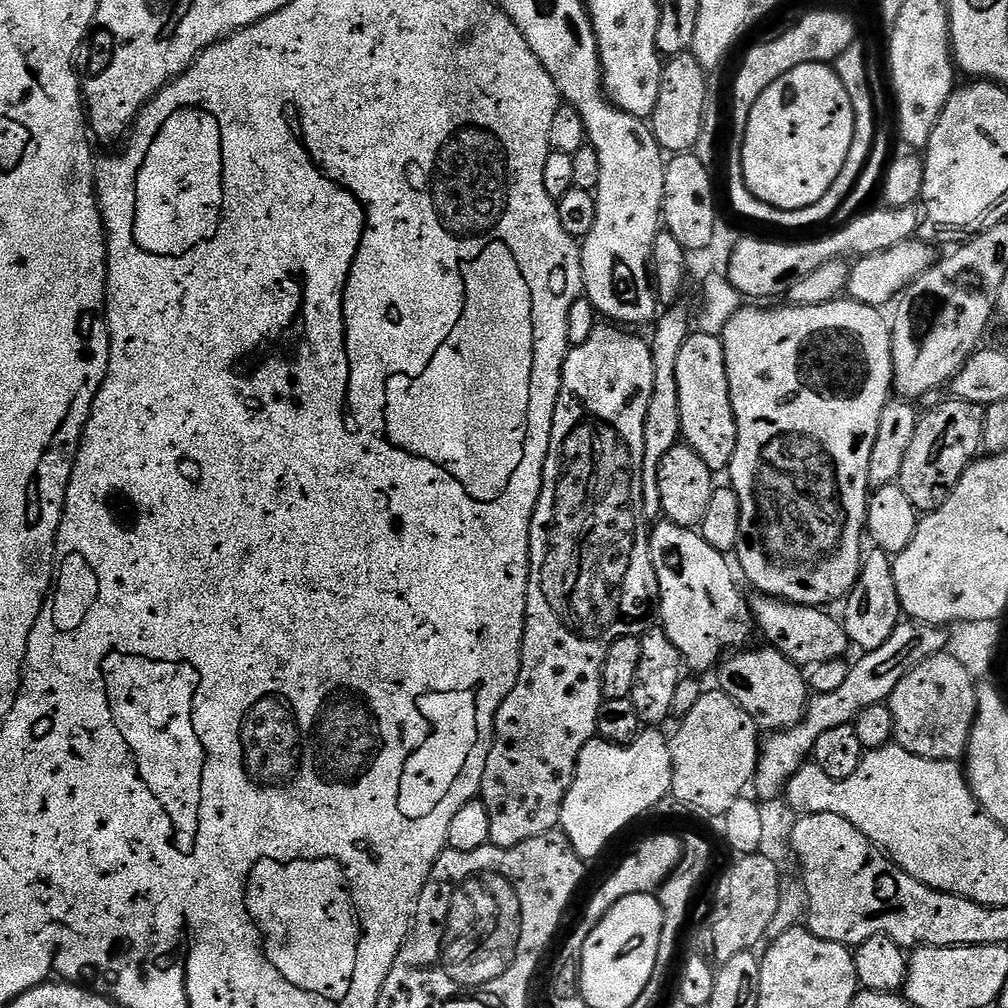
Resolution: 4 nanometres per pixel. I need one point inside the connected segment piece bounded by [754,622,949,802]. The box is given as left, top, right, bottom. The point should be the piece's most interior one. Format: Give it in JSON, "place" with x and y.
{"place":[871,681]}

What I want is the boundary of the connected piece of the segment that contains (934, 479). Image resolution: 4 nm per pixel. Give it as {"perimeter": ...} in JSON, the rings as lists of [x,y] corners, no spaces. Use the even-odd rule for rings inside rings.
{"perimeter":[[[948,398],[933,412],[919,417],[914,442],[910,442],[910,451],[906,453],[906,462],[902,462],[902,474],[898,481],[917,513],[927,514],[942,506],[969,464],[981,455],[985,411],[985,405]]]}

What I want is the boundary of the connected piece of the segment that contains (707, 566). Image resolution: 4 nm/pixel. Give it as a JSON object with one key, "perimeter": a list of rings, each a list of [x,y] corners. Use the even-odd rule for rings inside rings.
{"perimeter":[[[667,522],[651,529],[648,545],[660,587],[658,620],[666,638],[674,642],[685,669],[708,672],[713,667],[713,671],[726,654],[753,643],[752,609],[736,585],[737,573],[725,553],[716,552],[699,531]]]}

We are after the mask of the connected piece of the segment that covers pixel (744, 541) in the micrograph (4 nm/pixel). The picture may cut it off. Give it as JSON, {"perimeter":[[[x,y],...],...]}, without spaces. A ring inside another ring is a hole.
{"perimeter":[[[837,298],[837,299],[834,299],[834,300],[831,300],[831,301],[830,301],[830,302],[826,302],[826,303],[825,303],[825,304],[823,304],[823,305],[822,305],[822,306],[802,306],[802,305],[801,305],[801,304],[798,304],[798,305],[795,305],[795,306],[783,306],[783,307],[784,307],[784,308],[747,308],[747,306],[741,306],[741,307],[740,307],[740,308],[739,308],[739,309],[738,309],[738,310],[737,310],[737,312],[736,312],[736,313],[735,313],[735,314],[733,314],[733,317],[732,317],[732,318],[730,318],[730,320],[729,320],[729,322],[728,322],[728,323],[727,323],[727,324],[726,324],[726,326],[725,326],[725,330],[724,330],[724,332],[723,332],[723,335],[722,335],[722,339],[723,339],[723,341],[724,341],[724,357],[725,357],[725,358],[726,358],[726,374],[727,374],[727,375],[728,375],[728,385],[729,385],[729,386],[730,386],[730,402],[731,402],[731,403],[732,403],[732,409],[733,409],[733,410],[734,410],[734,418],[735,418],[735,419],[736,419],[736,429],[737,429],[737,430],[738,430],[738,442],[737,442],[737,443],[736,443],[736,449],[735,449],[735,450],[734,450],[734,458],[733,458],[733,459],[732,459],[732,463],[731,463],[731,464],[729,464],[729,465],[728,465],[728,467],[727,467],[727,469],[726,469],[726,472],[727,472],[727,475],[729,475],[729,474],[730,474],[730,475],[732,475],[732,480],[730,480],[730,486],[731,486],[731,488],[732,488],[732,489],[734,489],[734,491],[736,491],[736,497],[737,497],[737,498],[738,498],[738,502],[739,502],[739,503],[740,503],[740,529],[739,529],[739,530],[738,530],[738,538],[737,538],[737,539],[736,539],[736,546],[735,546],[735,549],[734,549],[734,560],[735,560],[735,556],[736,556],[736,560],[737,560],[737,561],[736,561],[736,560],[735,560],[735,563],[736,563],[736,564],[737,564],[737,565],[738,565],[738,568],[739,568],[739,564],[738,564],[738,563],[740,563],[740,568],[741,568],[741,569],[740,569],[740,568],[739,568],[739,571],[740,571],[740,572],[741,572],[741,573],[742,573],[742,576],[743,576],[743,572],[742,572],[742,571],[744,571],[744,576],[745,576],[745,578],[746,578],[746,579],[748,579],[748,580],[749,580],[749,582],[750,582],[750,583],[752,583],[752,584],[753,584],[753,586],[754,586],[754,587],[756,587],[756,589],[755,589],[755,591],[756,591],[756,592],[757,592],[757,593],[760,593],[760,594],[763,594],[763,595],[765,595],[765,596],[775,596],[775,597],[777,597],[777,598],[779,598],[779,599],[782,599],[782,600],[786,600],[786,601],[788,601],[788,603],[789,603],[789,604],[806,604],[806,605],[809,605],[809,606],[832,606],[832,605],[828,605],[828,604],[832,604],[832,603],[834,603],[834,602],[835,602],[835,600],[839,600],[839,602],[840,602],[840,601],[843,601],[843,600],[844,600],[844,599],[845,599],[845,597],[847,597],[847,596],[848,596],[848,594],[849,594],[849,592],[851,592],[851,591],[852,591],[852,588],[853,588],[853,587],[854,587],[854,586],[855,586],[855,584],[856,584],[856,580],[857,580],[857,579],[858,579],[858,578],[859,578],[859,576],[860,576],[860,569],[861,569],[861,563],[862,563],[862,553],[863,553],[863,552],[864,552],[864,551],[865,551],[865,548],[866,548],[866,545],[865,545],[865,546],[864,546],[864,544],[863,544],[863,540],[866,540],[866,525],[867,525],[867,523],[868,523],[868,497],[869,497],[869,495],[870,495],[870,489],[869,489],[869,486],[868,486],[868,479],[869,479],[869,478],[870,478],[870,454],[871,454],[871,452],[873,452],[873,451],[874,451],[874,438],[878,438],[878,422],[879,422],[879,421],[880,421],[880,419],[881,419],[881,418],[882,418],[882,410],[883,410],[883,409],[884,409],[884,408],[885,408],[885,407],[886,407],[886,405],[888,405],[888,401],[889,401],[889,399],[890,399],[890,397],[891,397],[891,396],[892,396],[892,395],[893,395],[893,391],[892,391],[892,329],[891,329],[891,327],[890,327],[890,324],[889,324],[889,321],[888,321],[888,320],[887,320],[887,319],[886,319],[886,316],[885,316],[885,320],[884,320],[884,316],[883,316],[883,315],[884,315],[884,314],[885,314],[885,313],[884,313],[884,312],[883,312],[883,311],[881,311],[881,309],[879,309],[879,308],[871,308],[871,307],[870,307],[870,306],[866,306],[866,305],[865,305],[865,304],[859,304],[859,303],[858,303],[858,301],[856,301],[856,300],[854,300],[854,299],[851,299],[851,298]]]}

